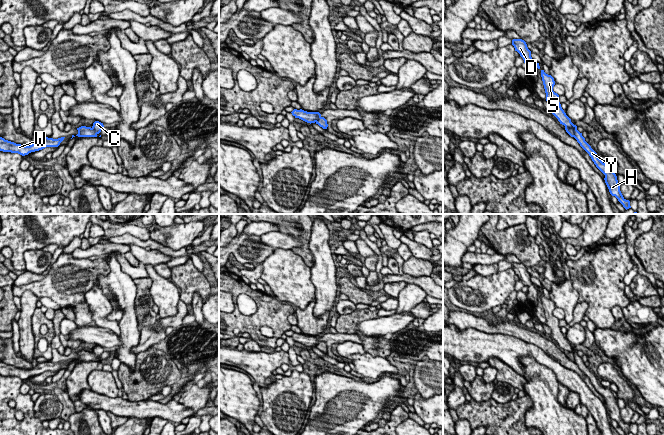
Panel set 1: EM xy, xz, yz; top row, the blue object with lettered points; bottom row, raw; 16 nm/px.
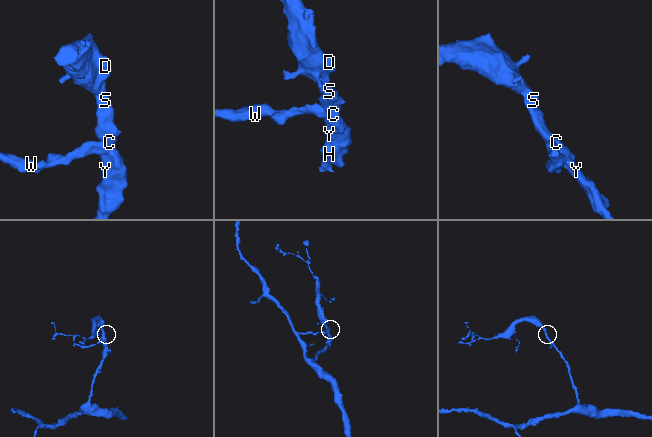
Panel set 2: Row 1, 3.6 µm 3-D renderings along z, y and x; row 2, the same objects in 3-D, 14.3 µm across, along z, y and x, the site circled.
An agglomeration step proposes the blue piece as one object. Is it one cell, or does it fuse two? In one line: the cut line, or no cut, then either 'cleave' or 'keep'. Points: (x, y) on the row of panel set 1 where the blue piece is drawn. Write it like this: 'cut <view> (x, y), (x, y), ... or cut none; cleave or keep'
cut xy (92, 127), (97, 133); cleave

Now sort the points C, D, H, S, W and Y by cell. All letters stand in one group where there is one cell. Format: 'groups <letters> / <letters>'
groups C D H S Y / W

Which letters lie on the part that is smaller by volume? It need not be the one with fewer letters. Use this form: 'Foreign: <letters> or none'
Foreign: W

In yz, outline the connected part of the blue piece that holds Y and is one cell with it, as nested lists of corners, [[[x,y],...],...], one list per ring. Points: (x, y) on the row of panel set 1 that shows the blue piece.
[[[541,70],[541,77],[546,93],[546,101],[551,105],[551,113],[558,119],[560,124],[564,125],[565,128],[571,128],[574,131],[574,138],[580,144],[580,146],[589,154],[596,167],[605,175],[605,183],[612,196],[615,196],[618,201],[627,210],[631,208],[630,201],[626,200],[621,191],[620,184],[618,183],[617,176],[614,173],[610,164],[603,163],[597,153],[591,148],[591,146],[585,141],[585,138],[577,130],[577,126],[571,122],[571,119],[566,115],[559,102],[559,95],[553,91],[555,85],[554,78]]]

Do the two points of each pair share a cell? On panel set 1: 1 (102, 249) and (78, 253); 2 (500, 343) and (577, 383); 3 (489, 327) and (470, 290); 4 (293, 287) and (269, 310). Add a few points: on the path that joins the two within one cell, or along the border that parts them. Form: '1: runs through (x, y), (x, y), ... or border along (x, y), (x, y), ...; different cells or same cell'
1: runs through (96, 250), (84, 253); same cell
2: runs through (519, 349), (534, 351), (558, 369); same cell
3: border along (484, 313), (482, 315); different cells
4: border along (275, 297), (280, 302); different cells

